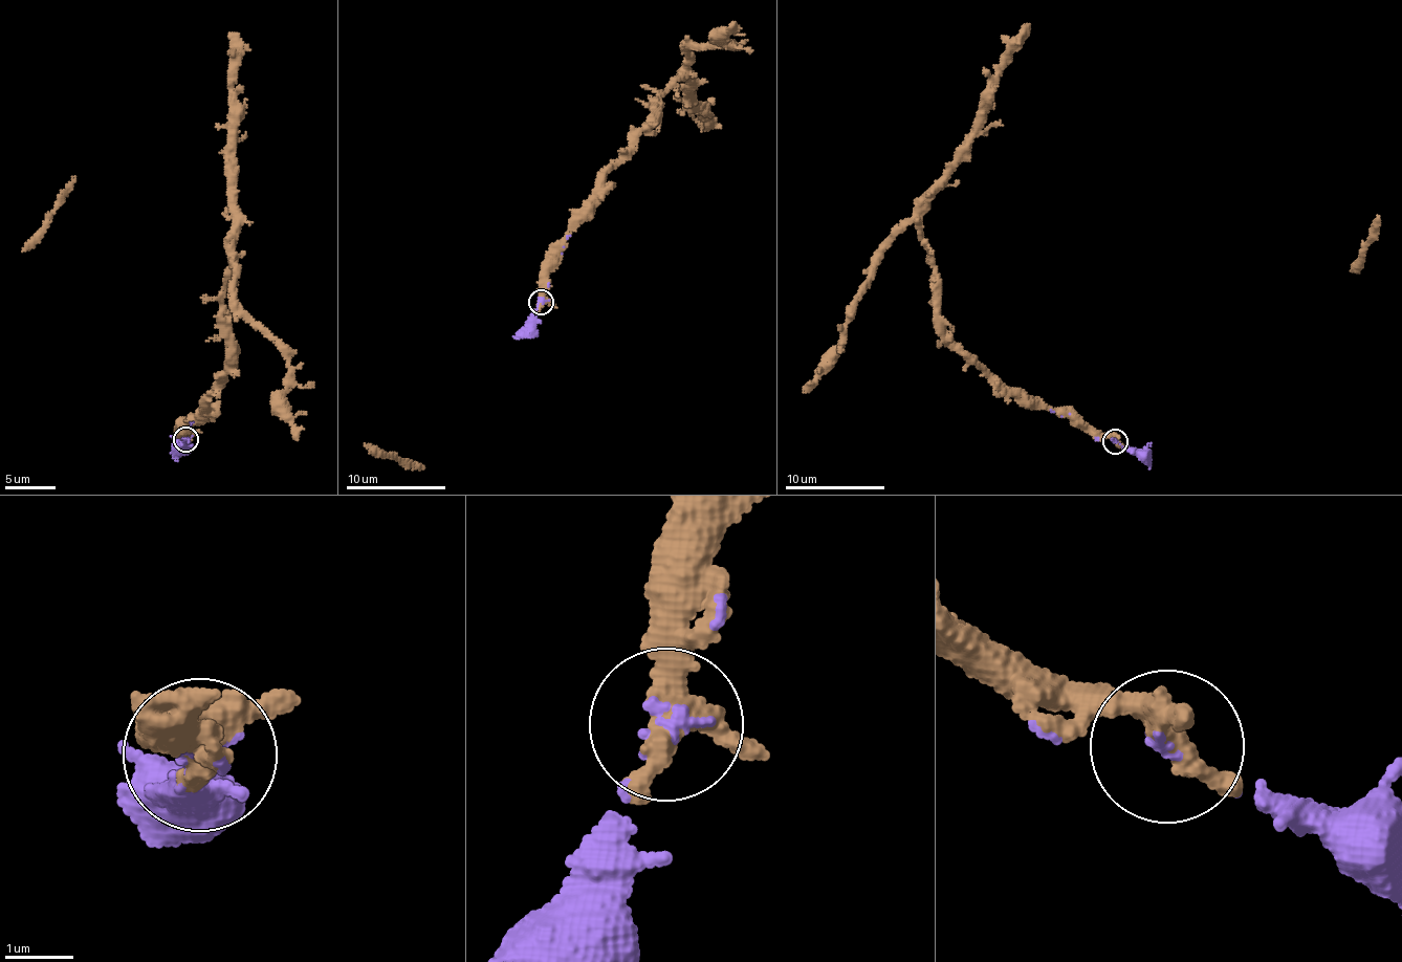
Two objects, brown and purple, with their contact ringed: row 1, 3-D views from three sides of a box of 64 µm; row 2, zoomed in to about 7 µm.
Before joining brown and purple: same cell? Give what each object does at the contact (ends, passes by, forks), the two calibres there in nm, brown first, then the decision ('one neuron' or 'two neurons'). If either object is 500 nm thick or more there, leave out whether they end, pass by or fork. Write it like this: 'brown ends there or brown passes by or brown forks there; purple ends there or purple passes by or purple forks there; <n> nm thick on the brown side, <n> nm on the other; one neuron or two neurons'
brown forks there; purple ends there; 360 nm thick on the brown side, 120 nm on the other; one neuron

